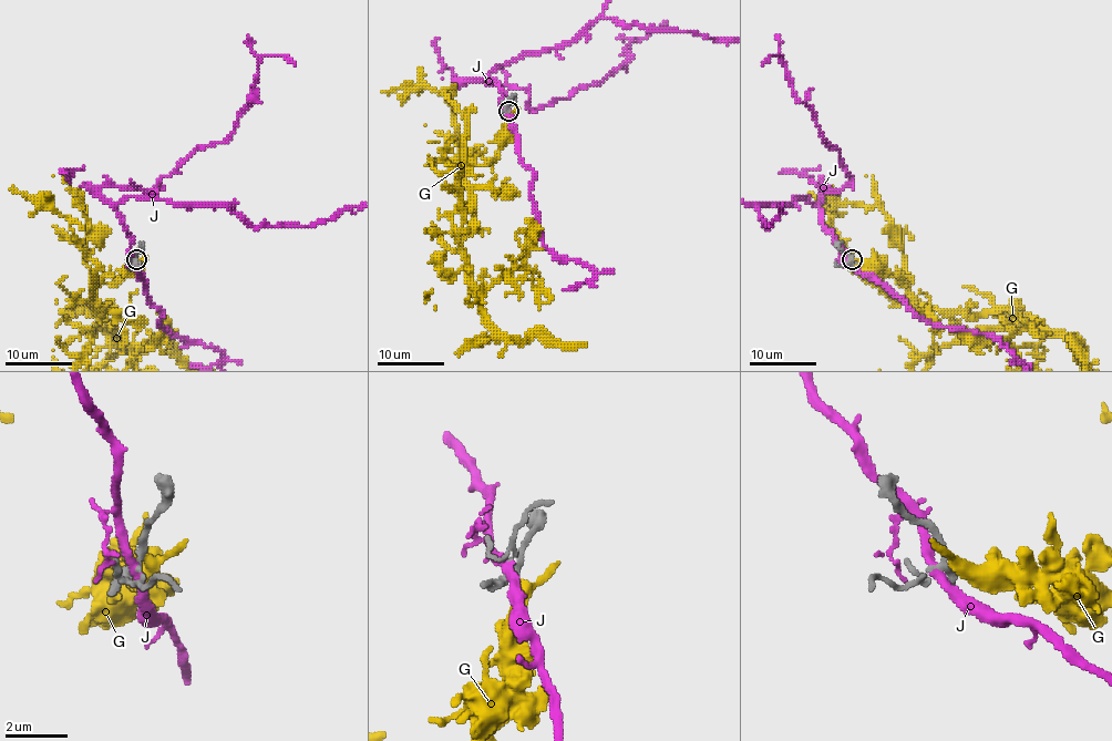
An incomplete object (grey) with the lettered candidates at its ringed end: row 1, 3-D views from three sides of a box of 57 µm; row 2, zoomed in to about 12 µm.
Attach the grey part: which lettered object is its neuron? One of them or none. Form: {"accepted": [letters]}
{"accepted": ["G"]}

